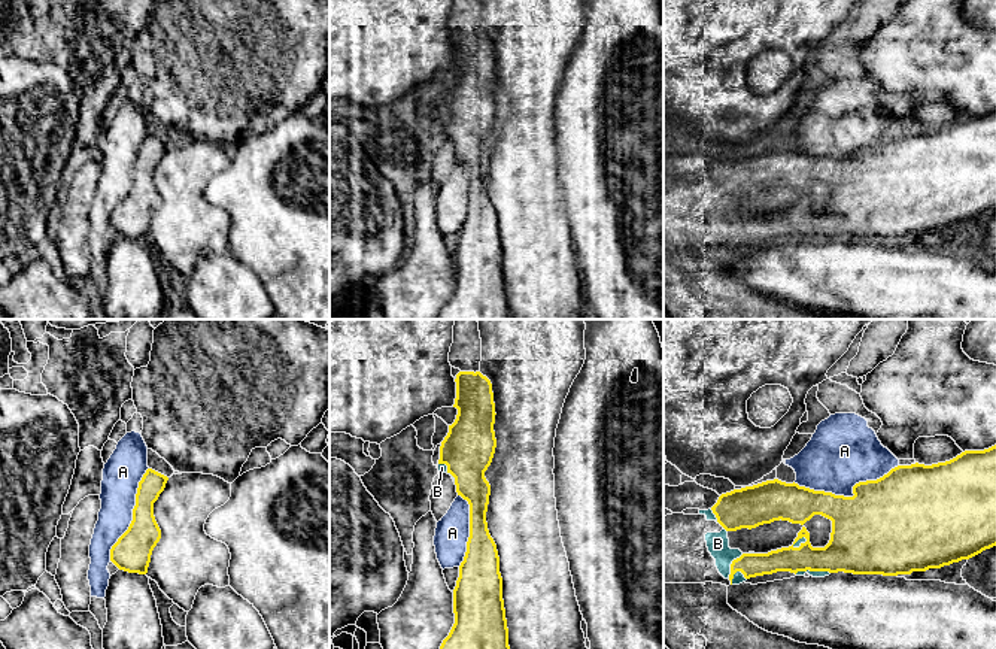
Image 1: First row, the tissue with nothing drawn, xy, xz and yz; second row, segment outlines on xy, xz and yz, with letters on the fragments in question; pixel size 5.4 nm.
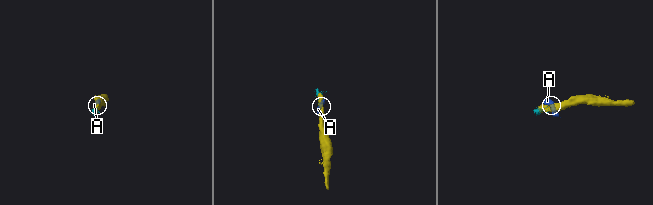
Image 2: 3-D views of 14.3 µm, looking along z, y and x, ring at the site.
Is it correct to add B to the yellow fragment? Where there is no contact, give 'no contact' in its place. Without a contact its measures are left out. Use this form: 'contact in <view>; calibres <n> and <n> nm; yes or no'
contact in yz; calibres 130 and 120 nm; no

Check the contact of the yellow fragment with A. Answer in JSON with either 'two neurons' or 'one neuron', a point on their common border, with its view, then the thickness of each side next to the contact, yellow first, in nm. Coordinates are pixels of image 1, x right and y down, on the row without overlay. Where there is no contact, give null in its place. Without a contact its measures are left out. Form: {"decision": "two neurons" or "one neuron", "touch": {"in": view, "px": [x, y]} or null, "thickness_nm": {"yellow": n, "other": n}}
{"decision": "two neurons", "touch": {"in": "yz", "px": [849, 163]}, "thickness_nm": {"yellow": 480, "other": 380}}

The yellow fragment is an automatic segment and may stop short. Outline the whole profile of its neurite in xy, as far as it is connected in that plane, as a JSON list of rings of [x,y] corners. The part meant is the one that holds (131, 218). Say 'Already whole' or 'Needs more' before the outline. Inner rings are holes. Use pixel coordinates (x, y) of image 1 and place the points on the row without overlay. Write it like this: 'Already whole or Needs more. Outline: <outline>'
Already whole. Outline: [[[148,134],[139,148],[133,186],[110,215],[110,227],[124,237],[146,240],[161,195],[154,182],[154,169],[164,157],[168,143]]]

